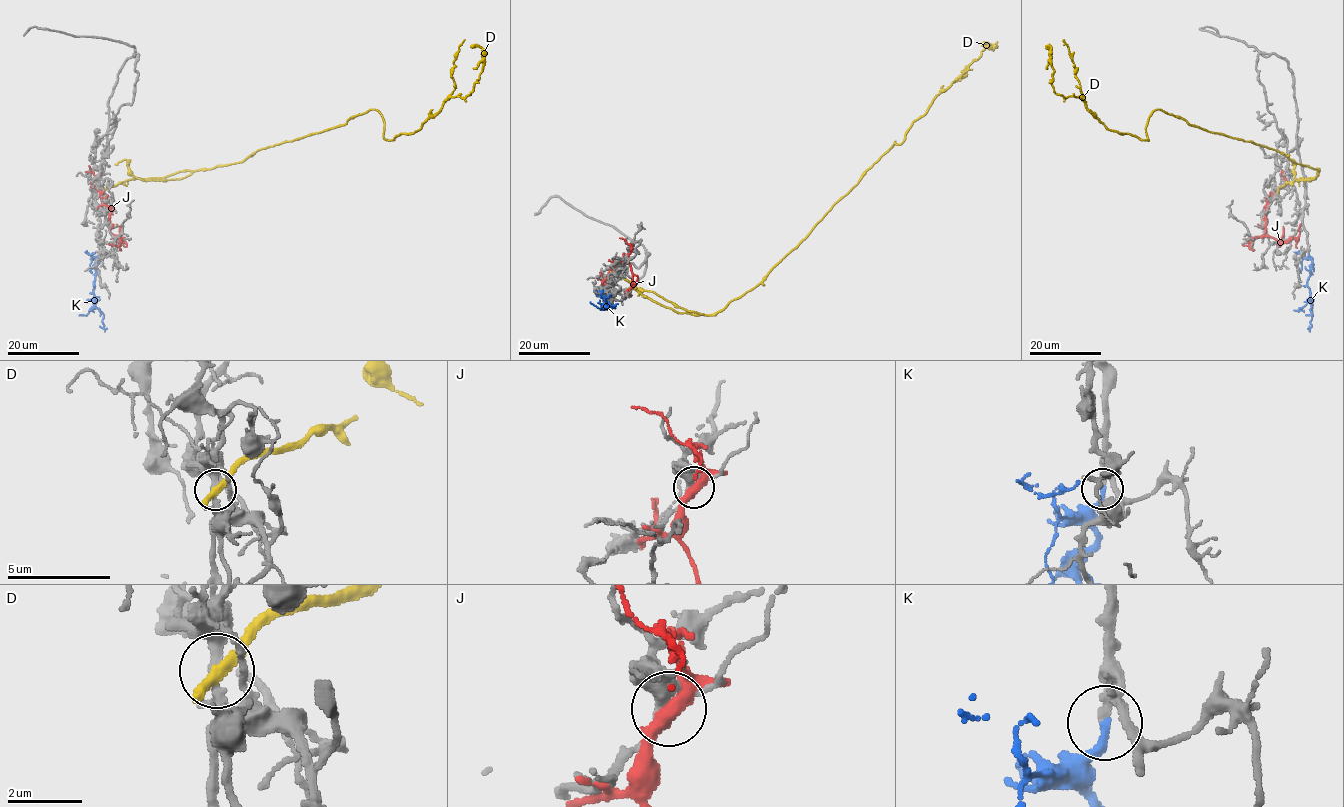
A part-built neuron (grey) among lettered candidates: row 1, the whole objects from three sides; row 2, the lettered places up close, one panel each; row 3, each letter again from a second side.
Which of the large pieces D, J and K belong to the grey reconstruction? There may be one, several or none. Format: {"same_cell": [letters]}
{"same_cell": ["K"]}

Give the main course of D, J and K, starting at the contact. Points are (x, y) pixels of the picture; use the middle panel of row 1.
D: (612, 273), (676, 312), (720, 312), (754, 288), (904, 139), (941, 92), (986, 47), (994, 48), (982, 43)
J: (630, 251), (628, 258), (612, 267), (605, 280), (600, 272)
K: (611, 304), (608, 308), (605, 303), (604, 305), (614, 308), (618, 304)

